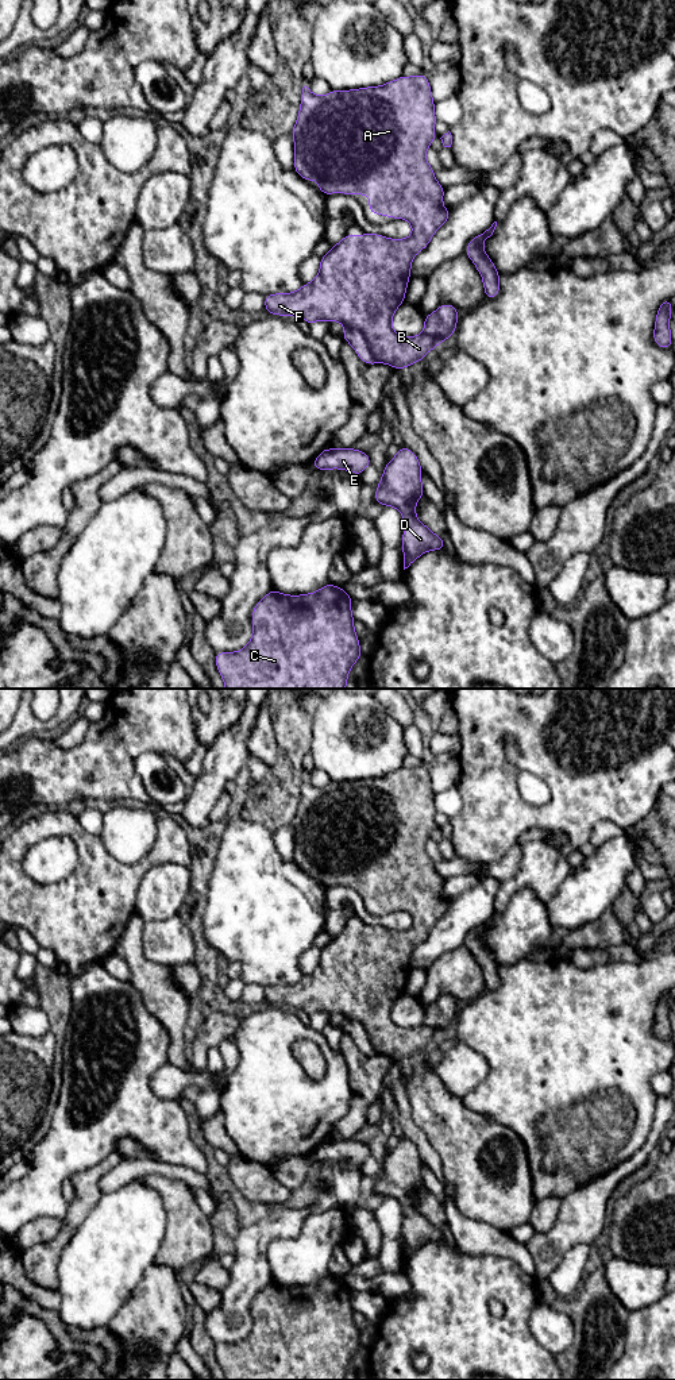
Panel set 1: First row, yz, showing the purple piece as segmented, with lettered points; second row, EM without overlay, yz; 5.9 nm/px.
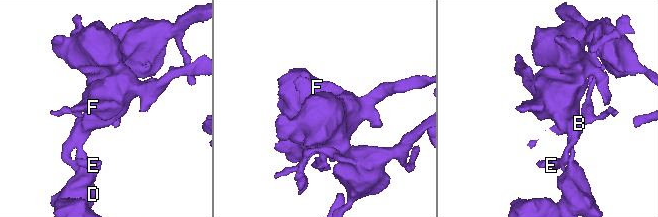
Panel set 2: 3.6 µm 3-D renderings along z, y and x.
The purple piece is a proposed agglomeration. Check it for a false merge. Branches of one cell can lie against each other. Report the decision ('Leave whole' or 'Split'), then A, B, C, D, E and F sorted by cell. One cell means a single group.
Split. Groups: A B E F / C D

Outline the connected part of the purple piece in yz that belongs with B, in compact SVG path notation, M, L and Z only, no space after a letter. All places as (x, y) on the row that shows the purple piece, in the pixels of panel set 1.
M425 74L406 77L402 76L397 80L393 80L385 85L379 86L369 86L369 88L359 88L351 90L331 90L325 96L320 97L310 92L310 89L305 85L301 92L301 107L297 116L297 122L292 130L293 140L294 140L294 170L296 173L302 177L305 181L315 181L317 176L317 188L325 194L333 194L335 192L340 192L342 194L366 194L373 200L369 201L369 212L378 213L381 216L389 216L390 219L401 217L409 221L413 227L412 235L408 239L389 239L382 235L377 234L364 234L364 235L346 235L338 244L332 246L332 248L320 259L320 271L319 275L310 282L302 285L294 293L275 293L265 296L265 309L270 315L279 315L279 316L296 316L304 319L309 325L319 321L319 320L328 320L328 321L340 321L346 328L359 331L366 343L369 350L373 352L374 358L379 363L387 363L393 369L402 369L405 370L409 365L420 362L433 347L439 346L431 336L421 334L418 336L401 336L394 332L392 328L392 317L396 309L405 301L405 292L410 278L410 266L414 255L424 250L435 232L448 220L451 216L450 209L443 208L443 194L446 188L443 188L435 178L435 171L429 166L425 158L425 150L431 147L432 139L435 138L435 101L432 100L431 86L428 77Z

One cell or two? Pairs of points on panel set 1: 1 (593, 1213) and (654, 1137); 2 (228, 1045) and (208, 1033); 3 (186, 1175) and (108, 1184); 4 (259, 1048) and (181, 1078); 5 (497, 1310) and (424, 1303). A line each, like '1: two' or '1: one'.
1: one
2: two
3: one
4: two
5: two

